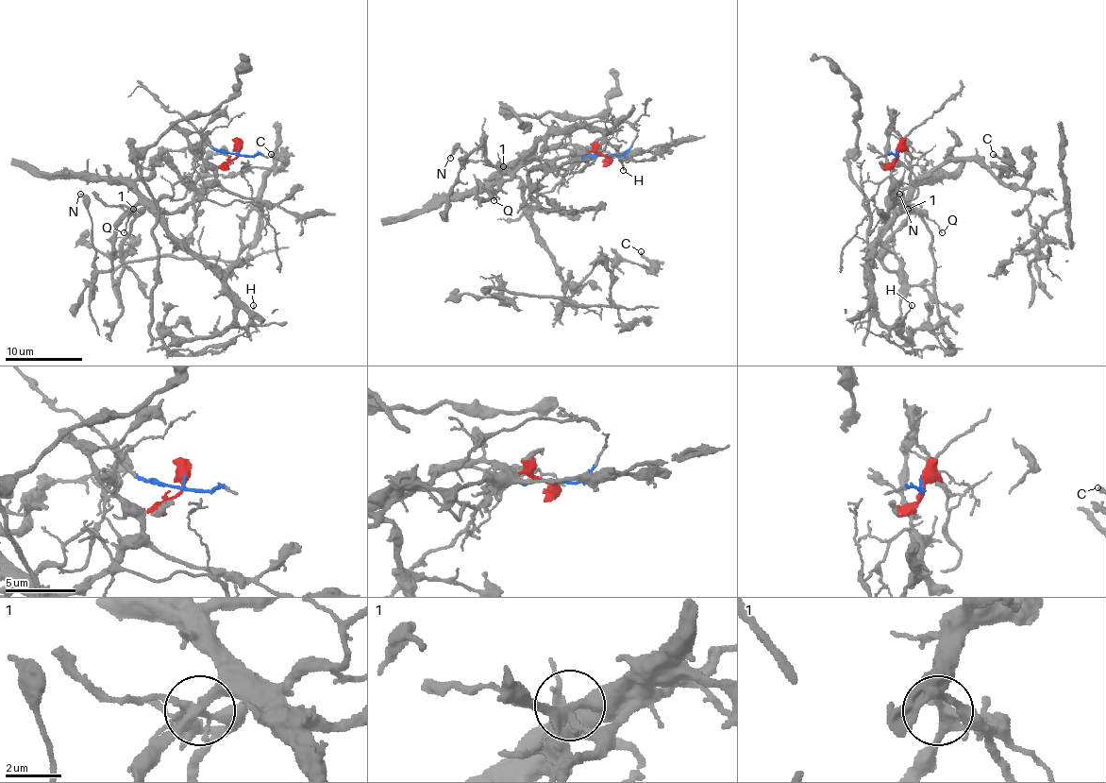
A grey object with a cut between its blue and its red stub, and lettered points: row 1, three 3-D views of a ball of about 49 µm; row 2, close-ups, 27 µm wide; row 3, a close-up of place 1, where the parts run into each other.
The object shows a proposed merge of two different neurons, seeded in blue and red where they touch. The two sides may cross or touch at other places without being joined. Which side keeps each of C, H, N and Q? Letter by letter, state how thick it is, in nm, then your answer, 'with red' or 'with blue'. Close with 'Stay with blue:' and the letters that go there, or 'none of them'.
C: 220 nm thick; with red
H: 120 nm thick; with red
N: 190 nm thick; with red
Q: 130 nm thick; with red
Stay with blue: none of them

